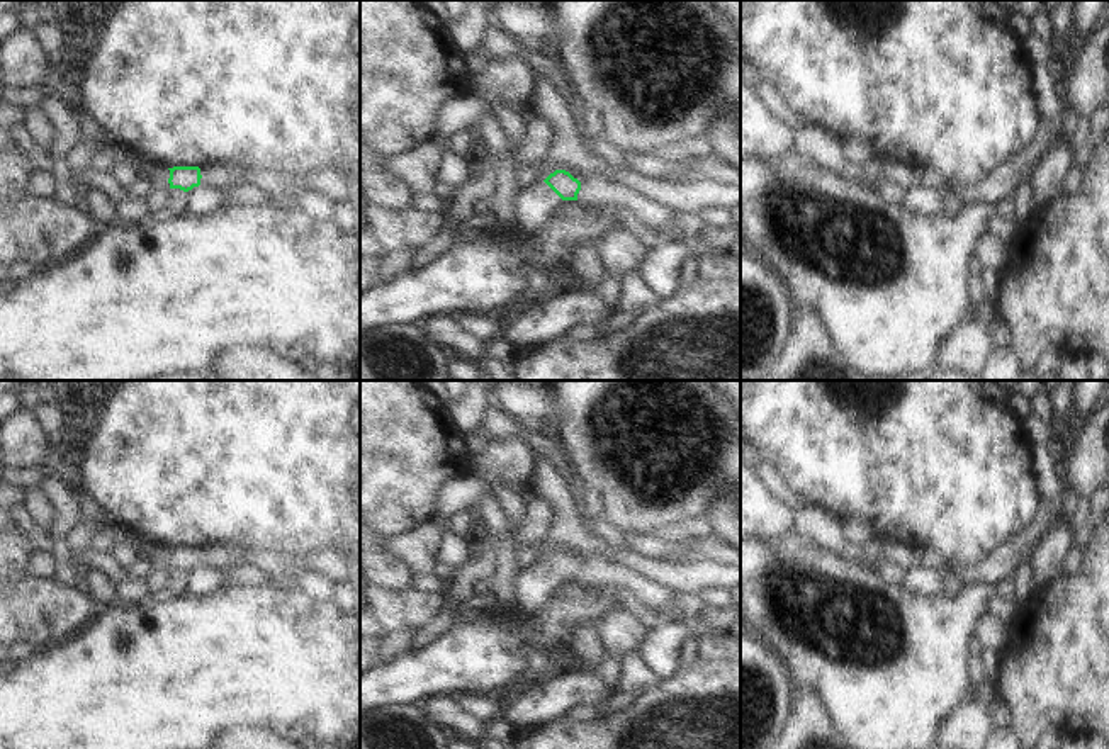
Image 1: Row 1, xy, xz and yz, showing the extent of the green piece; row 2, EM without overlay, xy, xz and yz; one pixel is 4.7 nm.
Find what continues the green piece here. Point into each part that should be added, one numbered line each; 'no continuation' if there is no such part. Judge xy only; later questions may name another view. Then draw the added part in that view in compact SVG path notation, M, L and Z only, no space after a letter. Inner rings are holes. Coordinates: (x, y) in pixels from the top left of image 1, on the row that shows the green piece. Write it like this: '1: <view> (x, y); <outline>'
1: xy (104, 160); M109 144L99 151L93 153L92 160L87 163L82 170L70 170L70 182L76 192L82 192L83 187L80 183L80 175L85 170L95 170L95 172L110 172L114 166L121 165L131 165L136 177L146 177L148 173L153 175L153 189L158 190L170 190L170 170L163 165L146 165L143 160L139 160L131 149Z
2: xy (209, 174); M205 165L205 166L200 166L200 185L202 187L216 187L216 189L222 189L222 187L231 187L231 185L241 185L238 182L229 182L229 183L219 183L217 178L222 175L219 172L219 165Z

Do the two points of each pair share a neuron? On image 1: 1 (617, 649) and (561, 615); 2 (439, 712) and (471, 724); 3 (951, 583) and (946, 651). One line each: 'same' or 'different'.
1: different
2: same
3: different

